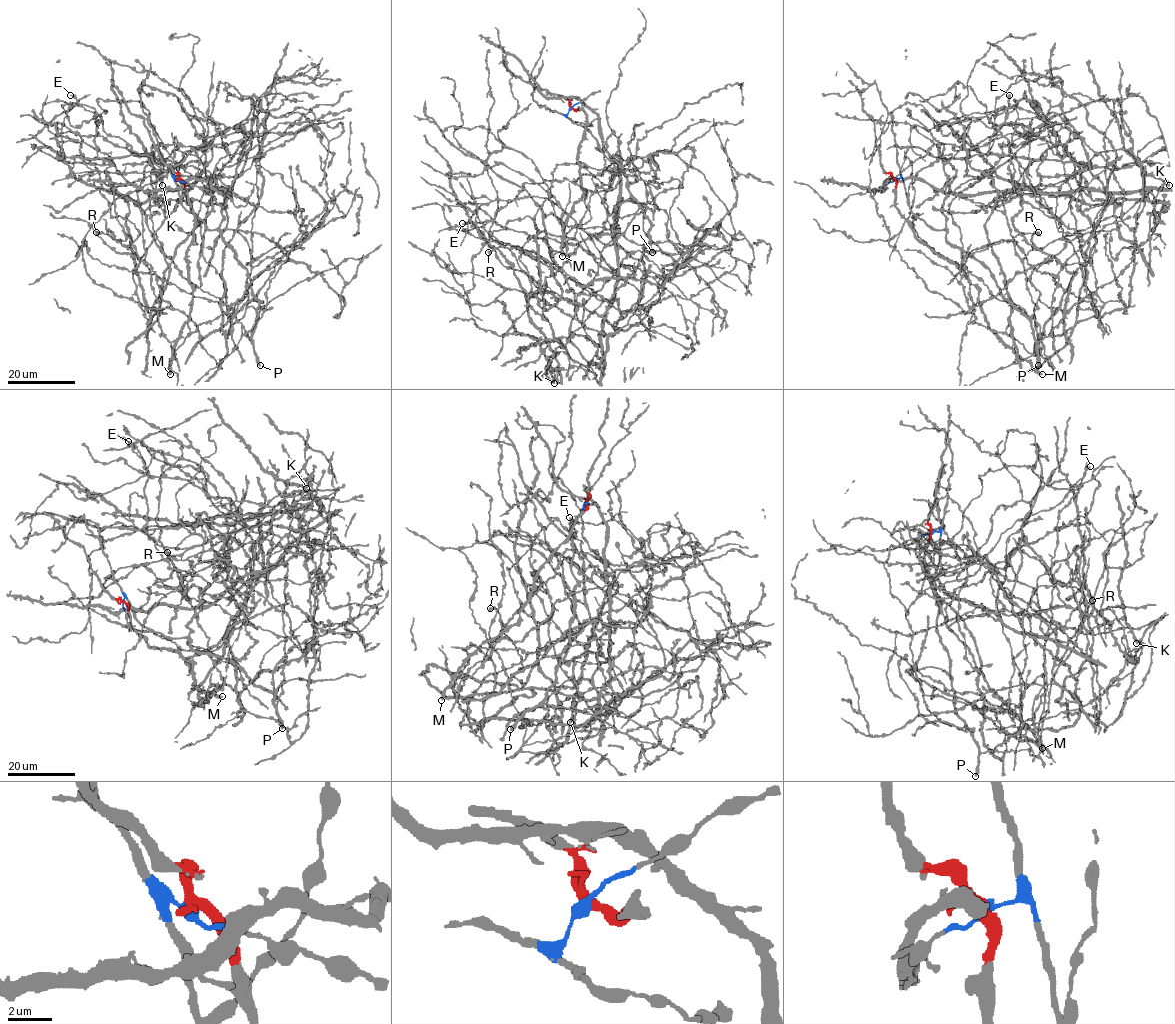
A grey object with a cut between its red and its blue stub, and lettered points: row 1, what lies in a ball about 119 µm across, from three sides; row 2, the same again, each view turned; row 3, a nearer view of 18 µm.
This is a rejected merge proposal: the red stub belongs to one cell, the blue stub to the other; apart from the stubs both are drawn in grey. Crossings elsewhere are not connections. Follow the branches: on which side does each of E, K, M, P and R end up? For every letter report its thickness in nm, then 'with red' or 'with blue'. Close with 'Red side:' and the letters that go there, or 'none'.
E: calibre 320 nm; with blue
K: calibre 480 nm; with blue
M: calibre 400 nm; with red
P: calibre 440 nm; with blue
R: calibre 500 nm; with red
Red side: M, R

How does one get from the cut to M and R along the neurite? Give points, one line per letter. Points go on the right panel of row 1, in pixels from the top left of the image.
M: (894, 178), (895, 207), (913, 234), (962, 271), (978, 290), (978, 302), (988, 325), (1042, 374)
R: (894, 178), (895, 207), (913, 234), (962, 271), (984, 320), (1022, 358), (1040, 353), (1023, 266), (1038, 232)

